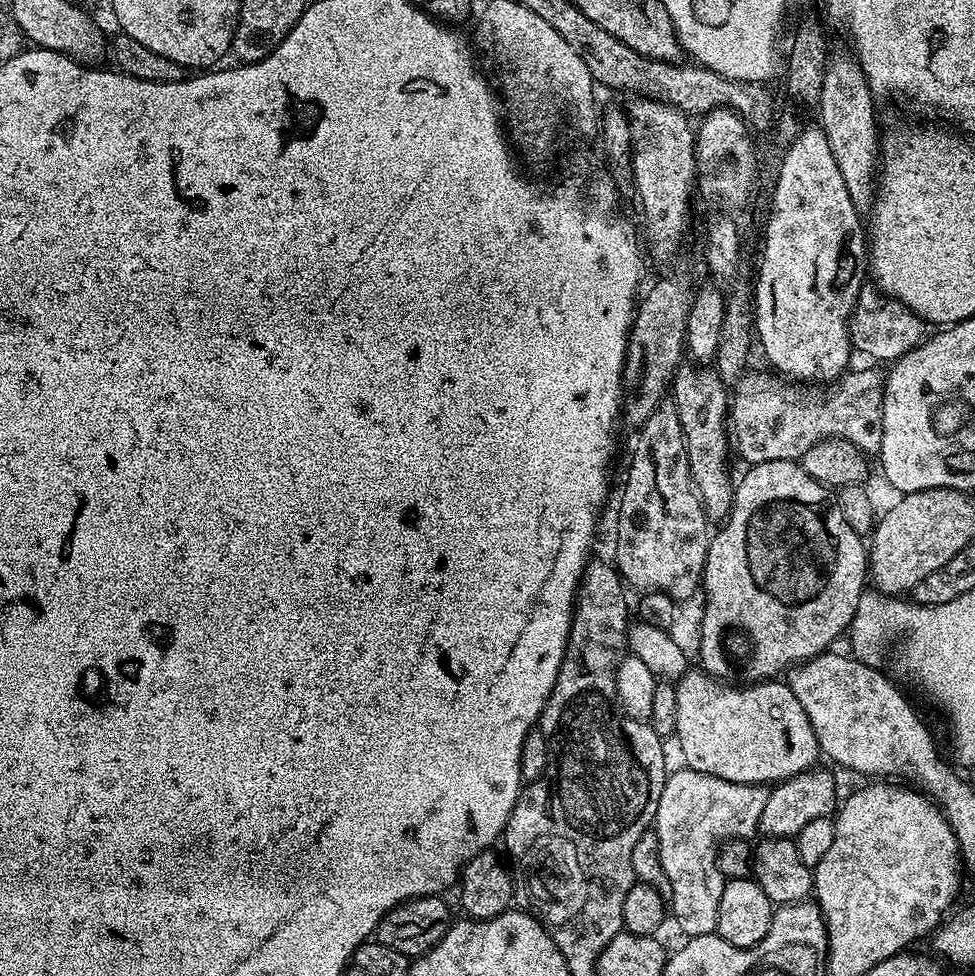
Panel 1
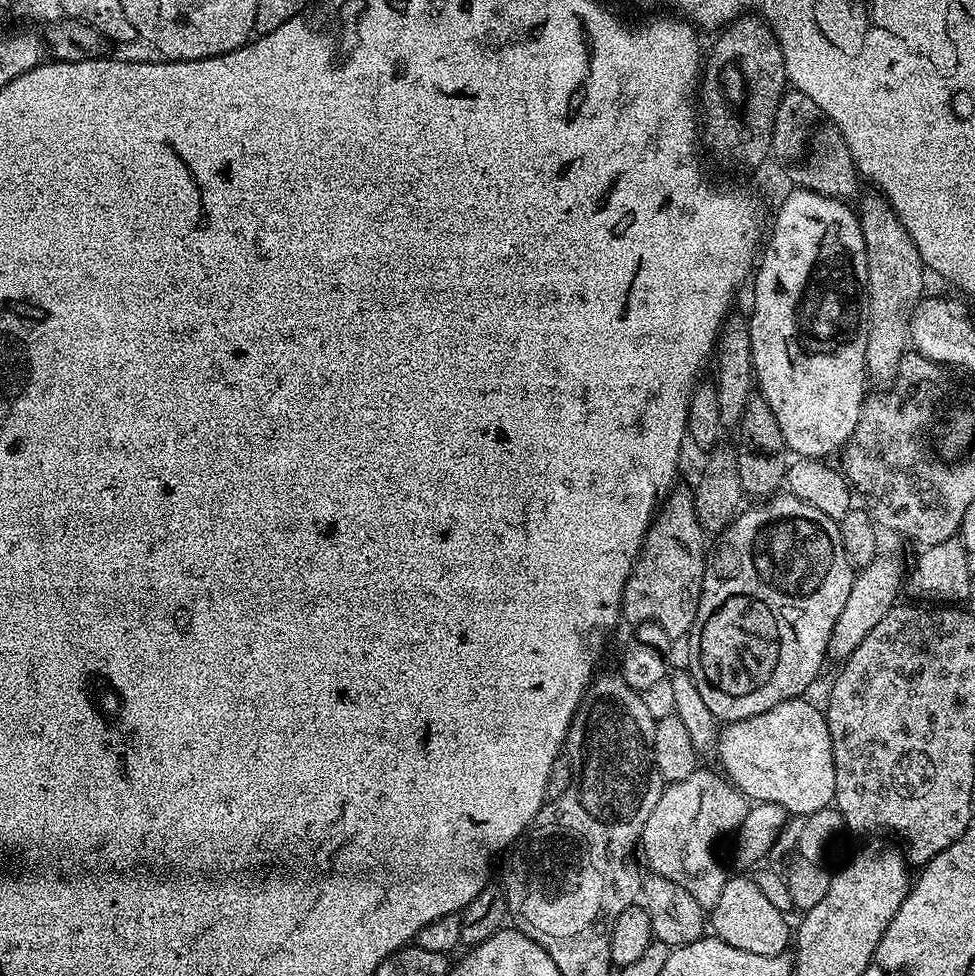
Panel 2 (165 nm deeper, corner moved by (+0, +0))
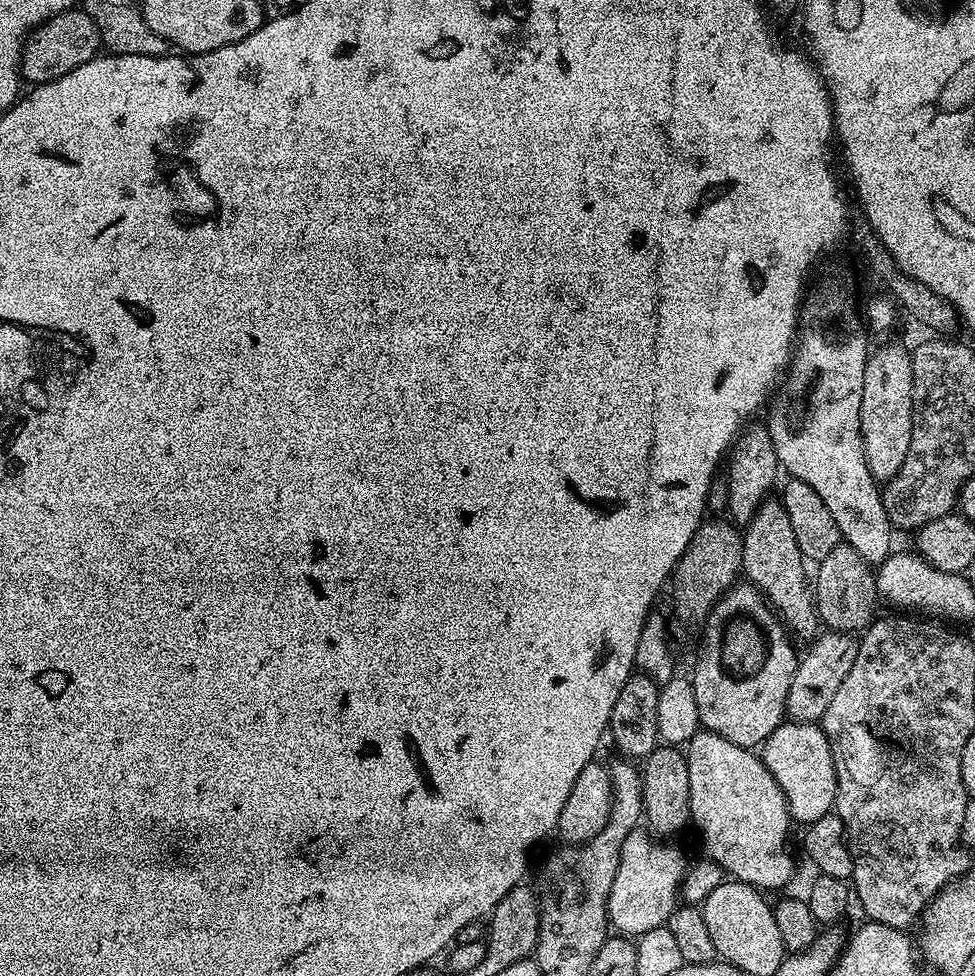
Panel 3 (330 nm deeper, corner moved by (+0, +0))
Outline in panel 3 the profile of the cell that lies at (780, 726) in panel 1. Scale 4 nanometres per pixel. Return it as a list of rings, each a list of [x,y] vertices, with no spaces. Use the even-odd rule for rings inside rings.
[[[781,722],[770,734],[770,738],[764,741],[762,745],[762,759],[765,766],[770,770],[774,782],[778,782],[778,786],[782,790],[782,794],[788,803],[789,817],[793,821],[801,820],[801,825],[807,826],[833,811],[836,803],[834,758],[830,750],[830,742],[819,723],[798,724],[795,722]]]

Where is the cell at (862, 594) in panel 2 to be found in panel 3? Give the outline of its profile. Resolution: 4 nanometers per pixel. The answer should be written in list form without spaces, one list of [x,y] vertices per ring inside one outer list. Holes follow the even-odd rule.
[[[828,630],[817,635],[809,645],[809,652],[799,657],[794,670],[794,682],[790,682],[790,694],[786,698],[786,716],[789,721],[798,724],[823,721],[834,693],[842,687],[846,674],[850,674],[850,666],[854,666],[857,647],[857,641],[846,632]]]

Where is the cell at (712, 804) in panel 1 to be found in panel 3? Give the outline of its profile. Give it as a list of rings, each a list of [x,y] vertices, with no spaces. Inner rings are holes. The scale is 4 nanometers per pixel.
[[[633,834],[624,839],[614,886],[610,886],[608,923],[619,935],[629,938],[639,938],[646,930],[667,925],[677,907],[686,873],[684,856],[678,849],[671,848],[668,845],[671,843],[648,836]]]

